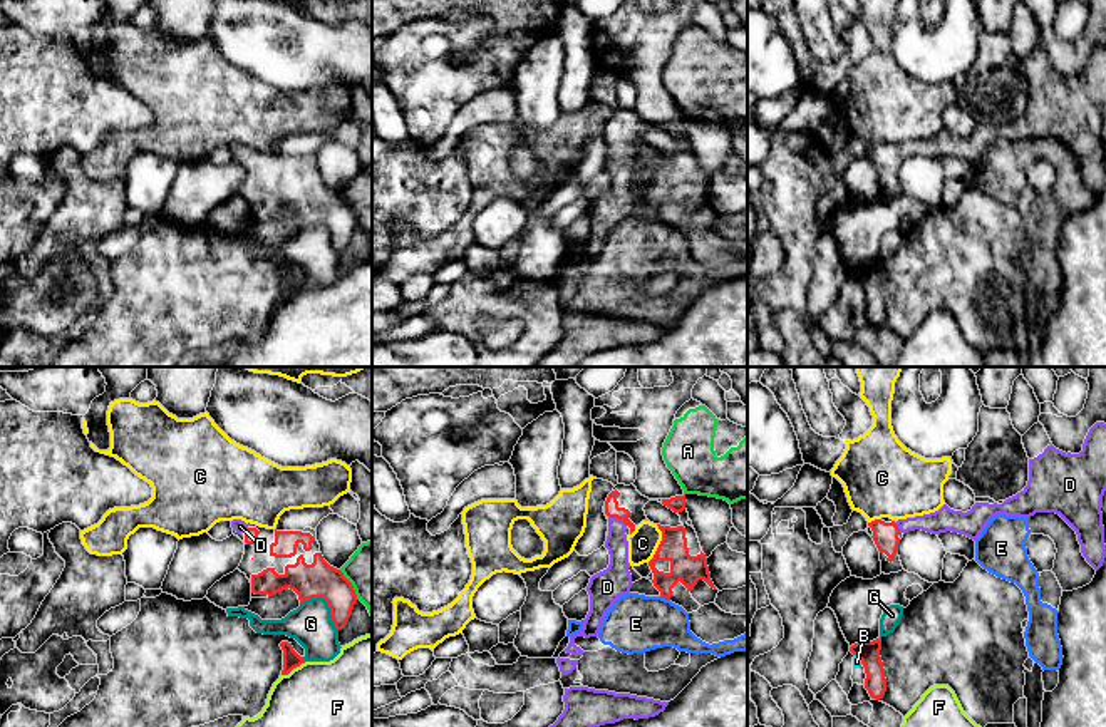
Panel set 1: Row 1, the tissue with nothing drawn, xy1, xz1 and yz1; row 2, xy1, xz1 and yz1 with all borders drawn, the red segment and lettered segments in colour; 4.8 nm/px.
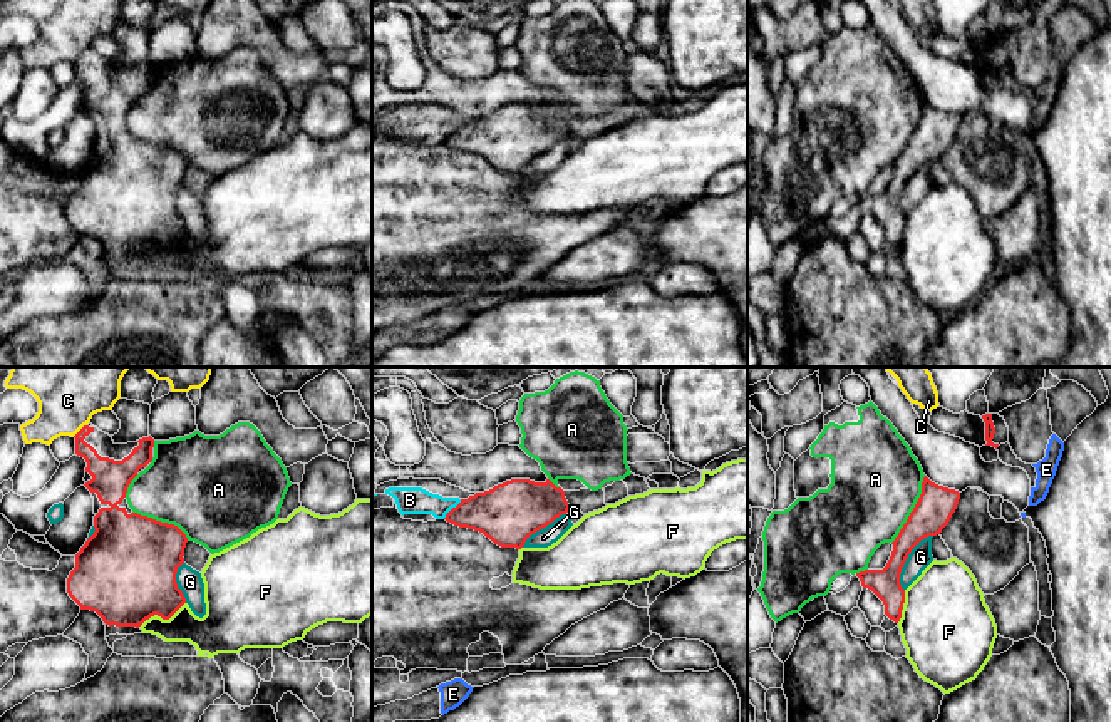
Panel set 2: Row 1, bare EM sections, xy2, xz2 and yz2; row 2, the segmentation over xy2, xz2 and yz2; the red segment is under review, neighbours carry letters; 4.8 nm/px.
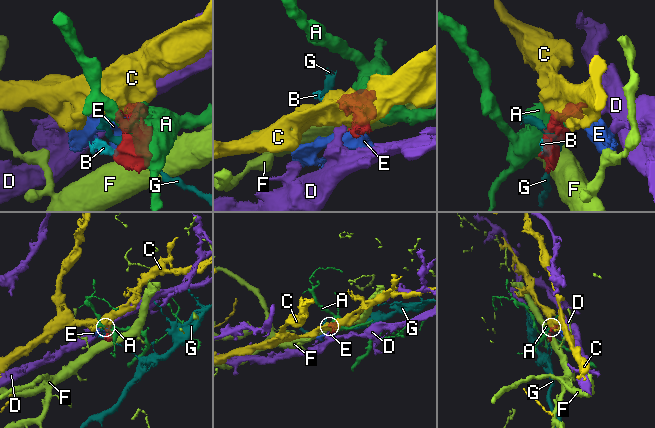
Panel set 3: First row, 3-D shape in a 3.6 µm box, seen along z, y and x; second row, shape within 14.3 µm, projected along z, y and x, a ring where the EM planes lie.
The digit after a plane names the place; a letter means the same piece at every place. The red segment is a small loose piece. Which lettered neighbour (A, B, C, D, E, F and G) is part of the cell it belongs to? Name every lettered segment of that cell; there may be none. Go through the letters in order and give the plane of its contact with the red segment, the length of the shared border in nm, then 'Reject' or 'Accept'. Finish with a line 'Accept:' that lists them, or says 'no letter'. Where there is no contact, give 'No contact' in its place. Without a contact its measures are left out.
A: Touches red in yz2. Shared border 360 nm. Reject
B: Touches red in xz2. Shared border 130 nm. Reject
C: Touches red in xz1. Shared border 190 nm. Reject
D: Touches red in xz1. Shared border 100 nm. Accept
E: Touches red in xz1. Shared border 50 nm. Reject
F: Touches red in xy2. Shared border 260 nm. Reject
G: Touches red in yz2. Shared border 300 nm. Reject
Accept: D

